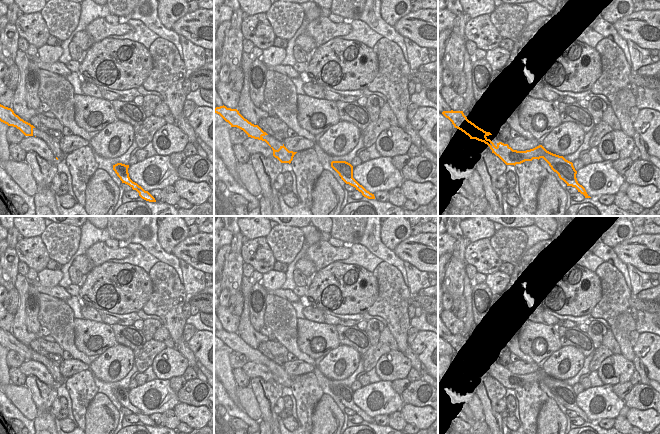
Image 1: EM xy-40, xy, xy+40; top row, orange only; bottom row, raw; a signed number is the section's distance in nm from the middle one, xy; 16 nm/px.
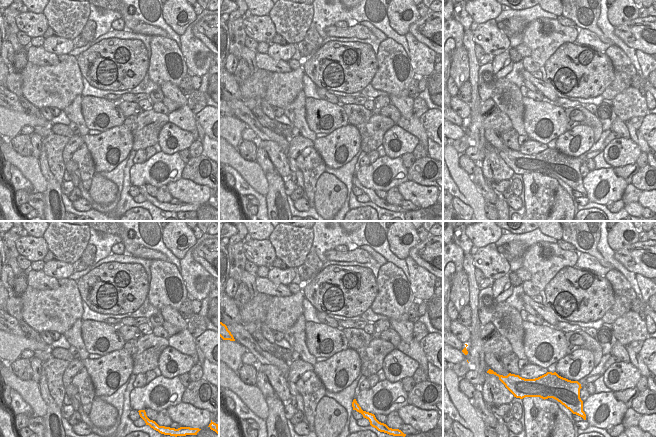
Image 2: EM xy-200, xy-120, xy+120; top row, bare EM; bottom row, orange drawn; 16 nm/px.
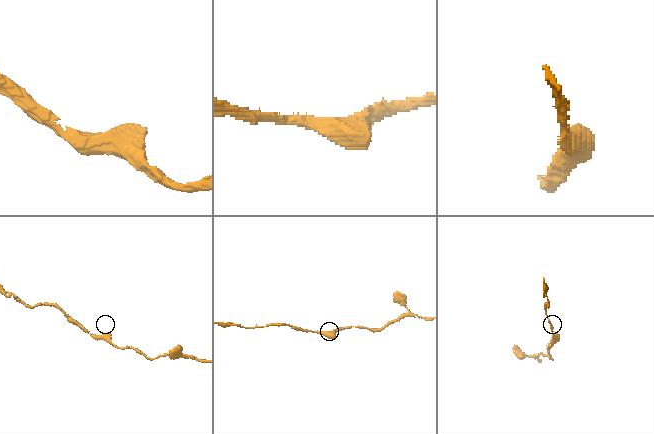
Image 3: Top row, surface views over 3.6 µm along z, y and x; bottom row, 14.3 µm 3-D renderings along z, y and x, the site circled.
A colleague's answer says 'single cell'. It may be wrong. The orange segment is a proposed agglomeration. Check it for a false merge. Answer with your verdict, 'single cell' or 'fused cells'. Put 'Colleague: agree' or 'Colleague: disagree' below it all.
single cell
Colleague: agree

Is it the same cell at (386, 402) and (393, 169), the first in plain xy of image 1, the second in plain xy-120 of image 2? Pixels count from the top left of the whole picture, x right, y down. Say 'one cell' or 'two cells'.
one cell

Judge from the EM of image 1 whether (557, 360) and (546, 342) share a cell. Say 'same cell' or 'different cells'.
different cells

